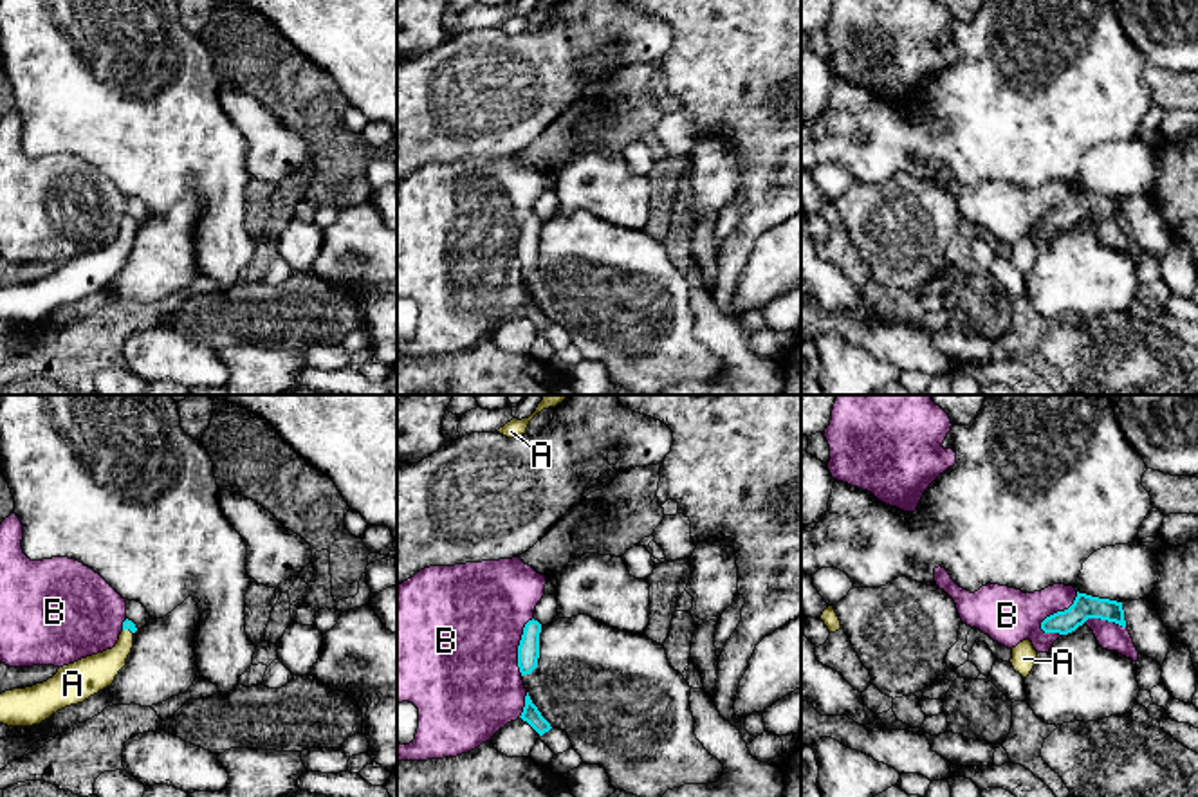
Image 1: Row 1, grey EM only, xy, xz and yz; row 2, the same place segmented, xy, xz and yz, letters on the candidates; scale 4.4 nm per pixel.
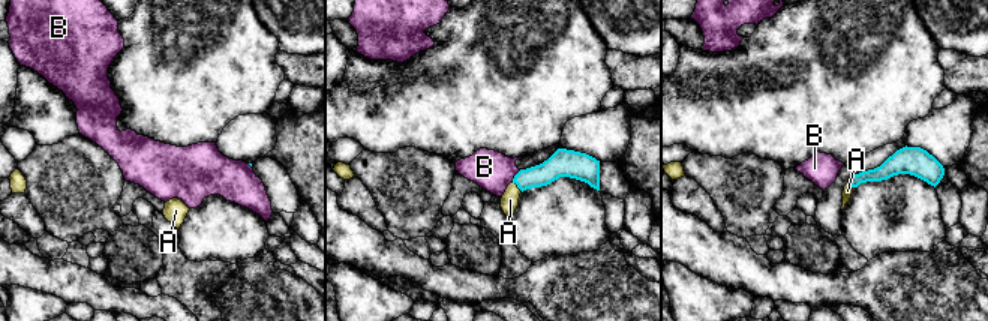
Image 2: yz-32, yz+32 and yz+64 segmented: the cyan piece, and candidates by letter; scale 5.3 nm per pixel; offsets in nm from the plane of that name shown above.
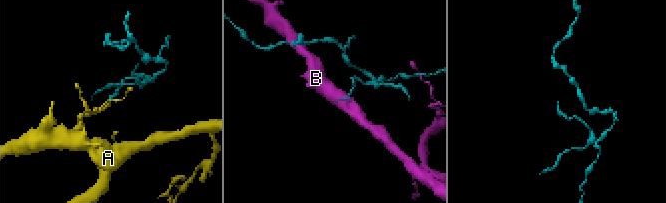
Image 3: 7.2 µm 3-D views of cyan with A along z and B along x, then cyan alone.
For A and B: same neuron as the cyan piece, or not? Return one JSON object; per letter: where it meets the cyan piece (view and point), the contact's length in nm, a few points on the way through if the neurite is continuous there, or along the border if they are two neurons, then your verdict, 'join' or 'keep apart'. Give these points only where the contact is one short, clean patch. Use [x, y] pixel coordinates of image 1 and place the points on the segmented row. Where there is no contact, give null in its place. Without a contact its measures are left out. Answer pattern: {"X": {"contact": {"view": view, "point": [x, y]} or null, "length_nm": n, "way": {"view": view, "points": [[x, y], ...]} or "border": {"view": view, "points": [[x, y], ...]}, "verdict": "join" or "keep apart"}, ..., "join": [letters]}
{"A": {"contact": {"view": "xy", "point": [129, 628]}, "length_nm": 50, "way": {"view": "xy", "points": [[127, 624], [129, 628], [125, 644], [98, 671]]}, "verdict": "join"}, "B": {"contact": {"view": "yz", "point": [1058, 612]}, "length_nm": 240, "verdict": "keep apart"}, "join": ["A"]}

